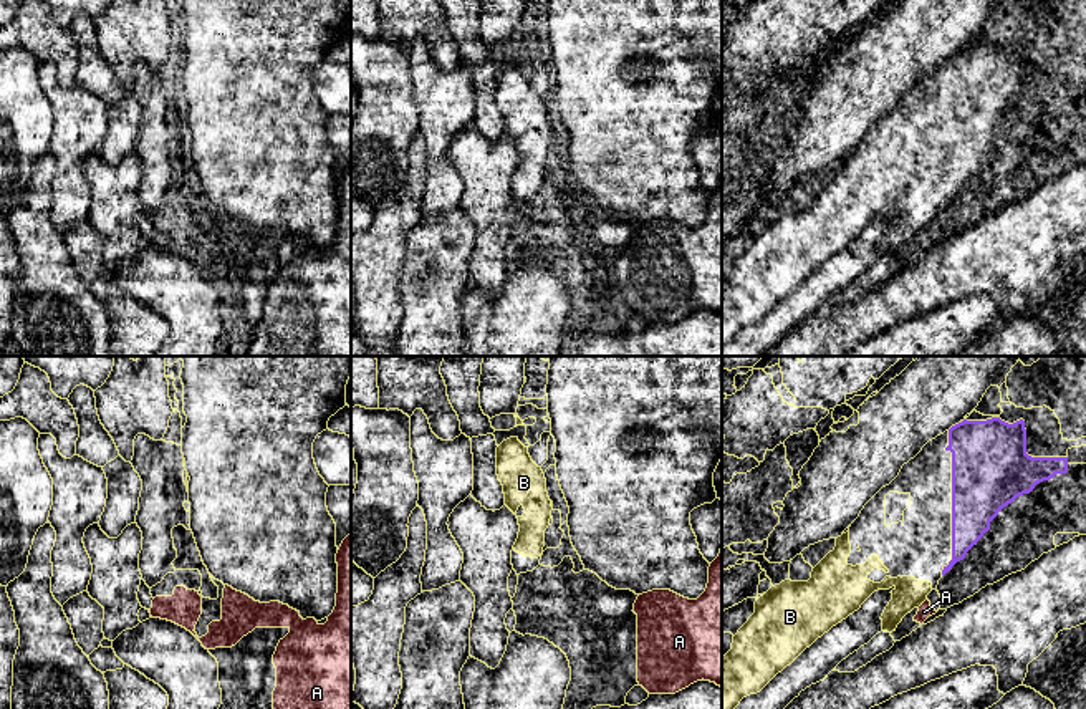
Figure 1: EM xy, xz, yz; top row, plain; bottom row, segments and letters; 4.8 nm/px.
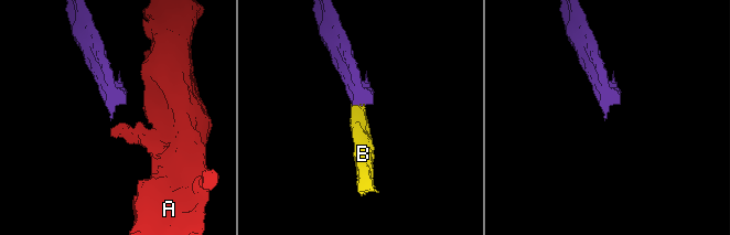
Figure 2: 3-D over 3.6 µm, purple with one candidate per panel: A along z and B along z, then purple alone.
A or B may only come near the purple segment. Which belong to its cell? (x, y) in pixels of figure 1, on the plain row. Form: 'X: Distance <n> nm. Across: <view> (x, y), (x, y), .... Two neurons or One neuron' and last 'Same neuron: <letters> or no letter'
A: Distance 150 nm. Across: yz (942, 202), (927, 229). Two neurons
B: Distance 70 nm. Across: yz (942, 202), (931, 212). One neuron
Same neuron: B

